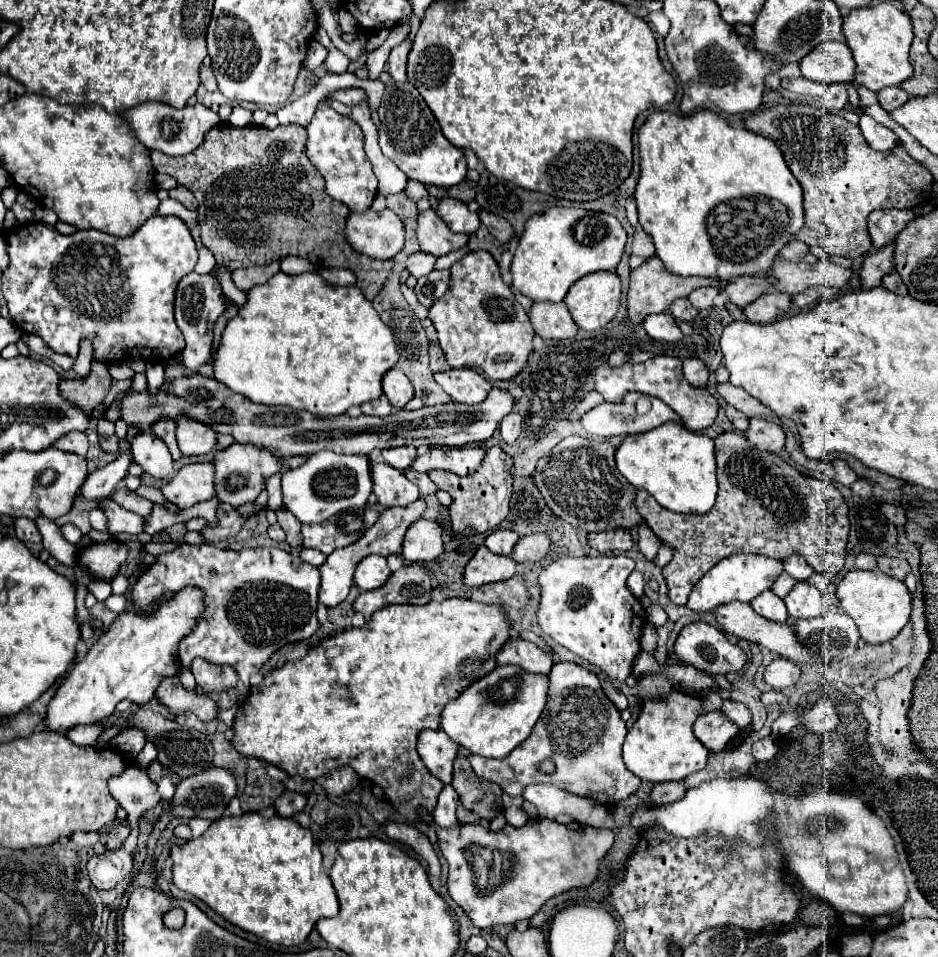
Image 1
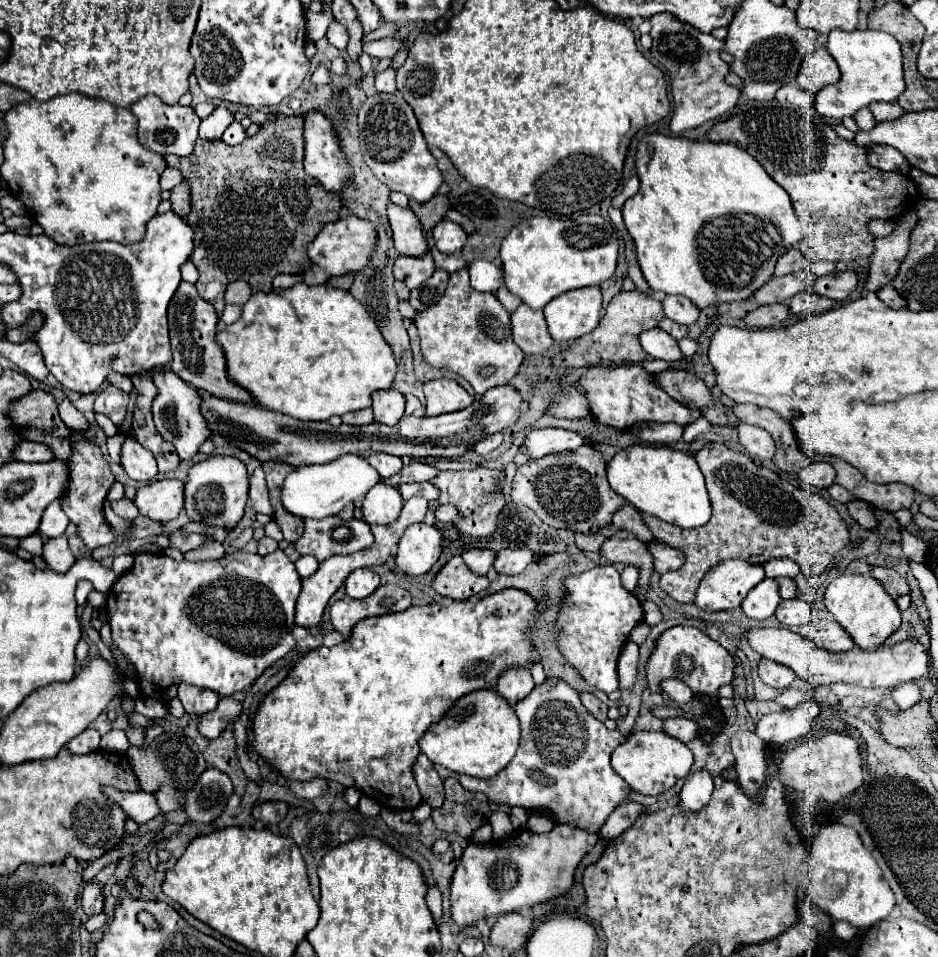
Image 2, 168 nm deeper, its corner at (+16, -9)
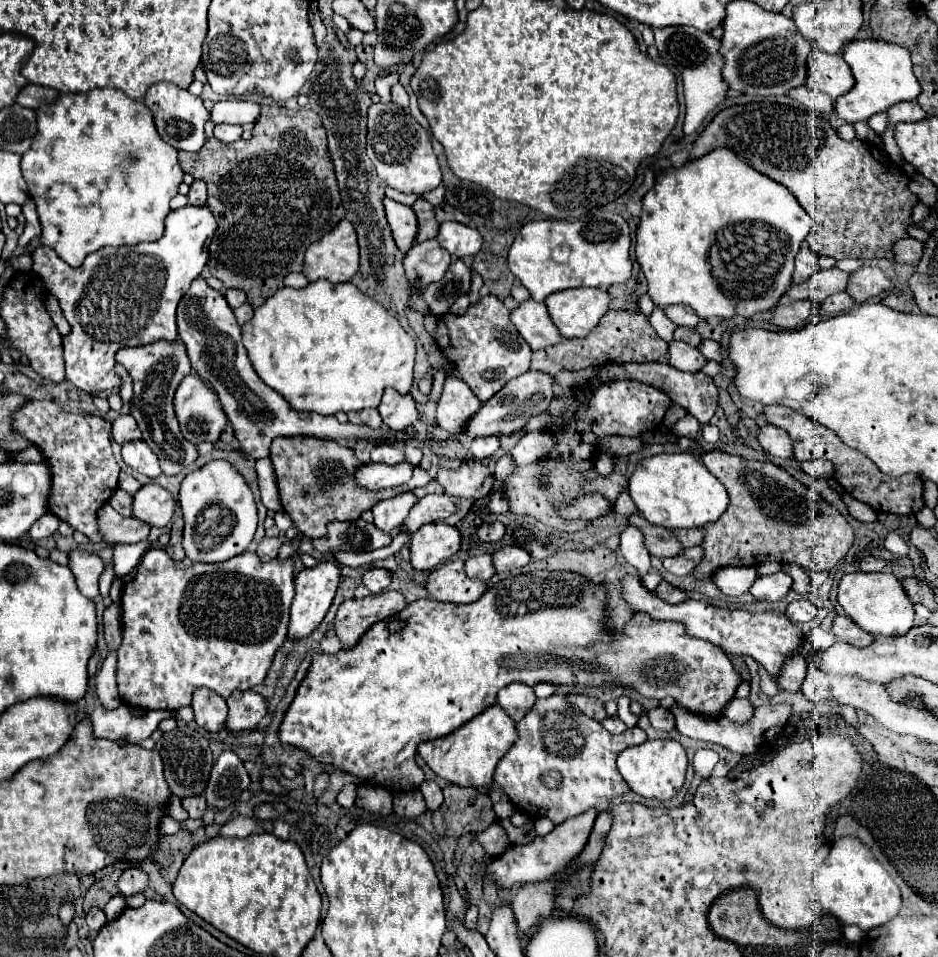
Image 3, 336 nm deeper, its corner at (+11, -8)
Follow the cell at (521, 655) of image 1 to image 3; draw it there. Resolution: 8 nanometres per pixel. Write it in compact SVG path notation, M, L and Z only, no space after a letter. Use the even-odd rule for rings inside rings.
M511 683L507 687L501 689L501 693L497 695L497 703L515 719L519 721L535 703L535 693L533 693L533 687L531 685L525 685L525 683Z

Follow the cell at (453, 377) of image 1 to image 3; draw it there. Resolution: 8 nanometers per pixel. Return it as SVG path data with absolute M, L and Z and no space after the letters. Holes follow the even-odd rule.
M447 375L441 397L437 401L437 425L449 435L457 435L463 429L465 421L477 413L479 407L481 401L475 397L469 385L459 377Z

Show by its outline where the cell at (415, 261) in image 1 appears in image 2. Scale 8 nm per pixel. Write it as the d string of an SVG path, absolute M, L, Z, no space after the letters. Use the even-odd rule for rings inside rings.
M426 252L424 256L398 256L394 264L394 276L396 280L406 282L410 290L418 288L422 282L426 282L434 272L434 258L432 252Z

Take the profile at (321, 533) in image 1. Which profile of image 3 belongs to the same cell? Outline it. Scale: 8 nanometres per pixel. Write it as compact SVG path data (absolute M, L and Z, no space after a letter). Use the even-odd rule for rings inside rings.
M363 519L355 521L331 521L327 525L327 535L321 539L313 539L313 547L325 555L337 551L355 551L365 553L379 547L387 547L391 543L391 535L379 531L373 523Z

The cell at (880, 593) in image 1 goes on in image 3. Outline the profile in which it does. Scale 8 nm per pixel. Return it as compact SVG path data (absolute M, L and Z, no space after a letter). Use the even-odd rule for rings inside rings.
M857 571L843 575L837 589L837 601L843 607L845 615L849 615L867 633L893 637L893 635L905 635L913 627L913 619L915 619L913 603L905 597L905 591L901 589L901 581L891 573Z

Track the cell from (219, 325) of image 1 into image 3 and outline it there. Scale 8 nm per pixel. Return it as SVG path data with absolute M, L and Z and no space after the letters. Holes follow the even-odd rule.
M261 107L261 117L255 123L249 141L223 143L213 134L214 124L205 124L206 140L197 153L179 151L179 165L185 173L207 183L207 207L217 217L217 233L209 243L209 271L225 289L243 289L253 309L283 287L283 277L291 271L303 269L303 255L309 241L321 239L343 217L341 195L327 155L327 135L315 111L291 111L285 107Z

